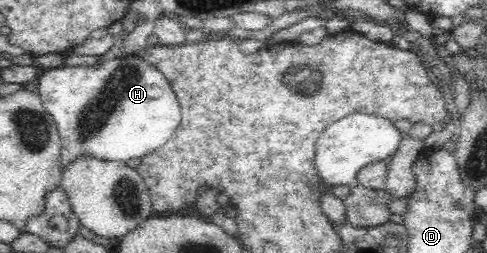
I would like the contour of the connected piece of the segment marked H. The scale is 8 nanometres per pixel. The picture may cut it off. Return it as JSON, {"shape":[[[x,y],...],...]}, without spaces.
{"shape":[[[136,54],[123,55],[92,67],[60,65],[38,76],[33,88],[41,98],[45,111],[52,115],[56,123],[61,144],[61,171],[64,171],[74,159],[78,159],[78,155],[98,160],[118,160],[122,163],[130,159],[142,159],[164,147],[181,123],[181,108],[169,81],[156,67]]]}

